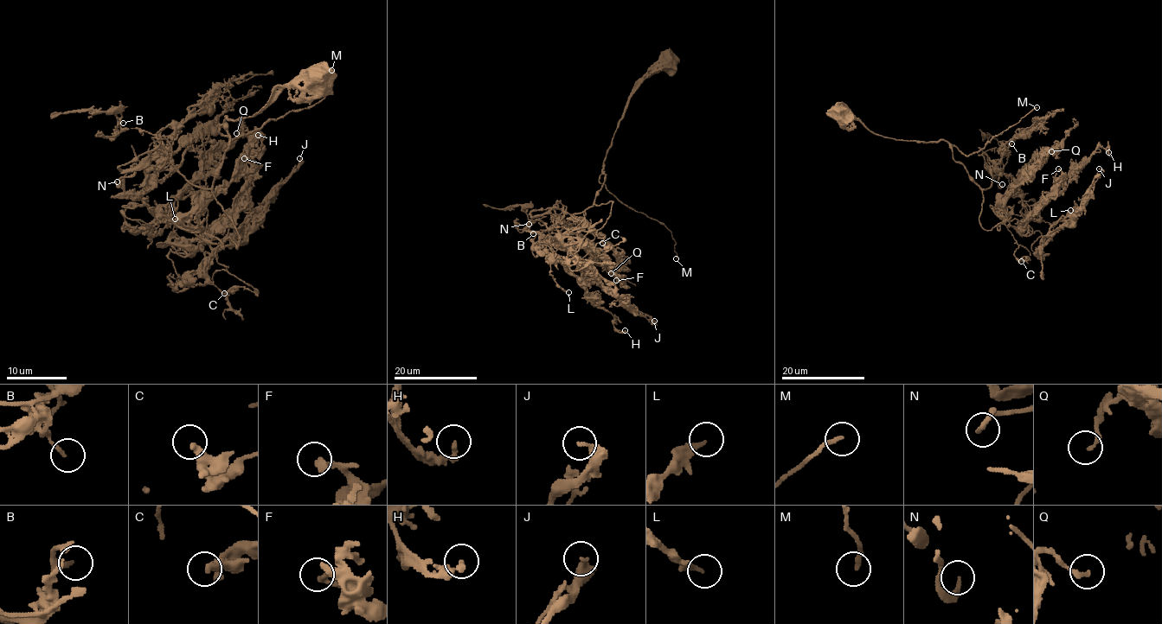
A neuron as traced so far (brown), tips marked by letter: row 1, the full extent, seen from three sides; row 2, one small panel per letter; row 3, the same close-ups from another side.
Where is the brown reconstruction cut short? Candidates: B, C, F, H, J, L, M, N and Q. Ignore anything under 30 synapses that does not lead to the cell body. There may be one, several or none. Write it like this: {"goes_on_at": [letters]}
{"goes_on_at": ["M"]}

